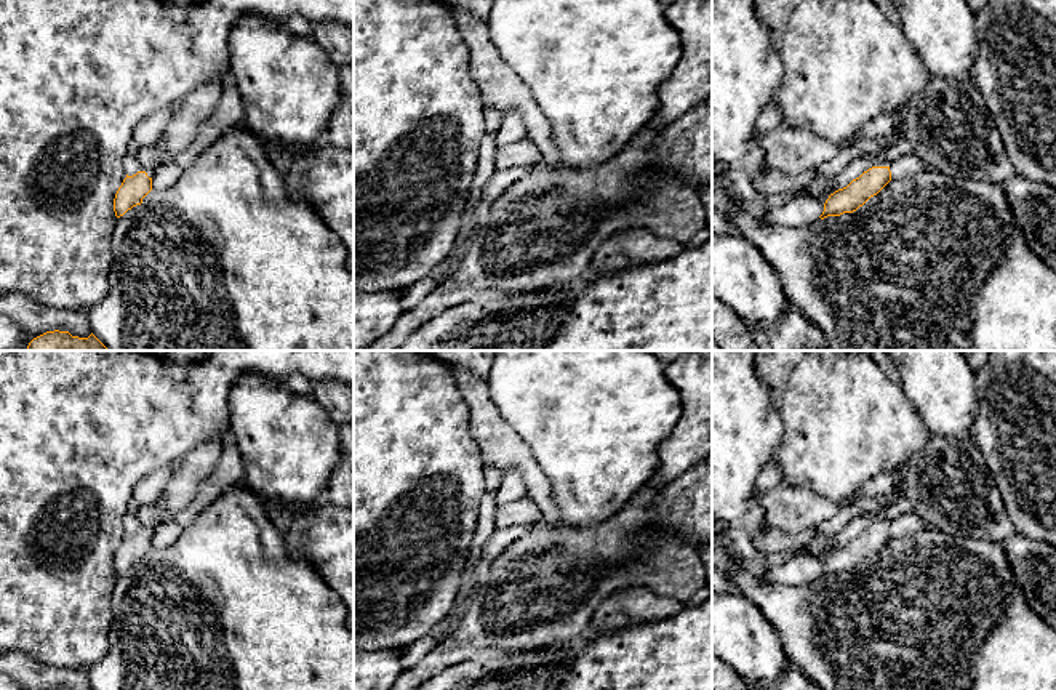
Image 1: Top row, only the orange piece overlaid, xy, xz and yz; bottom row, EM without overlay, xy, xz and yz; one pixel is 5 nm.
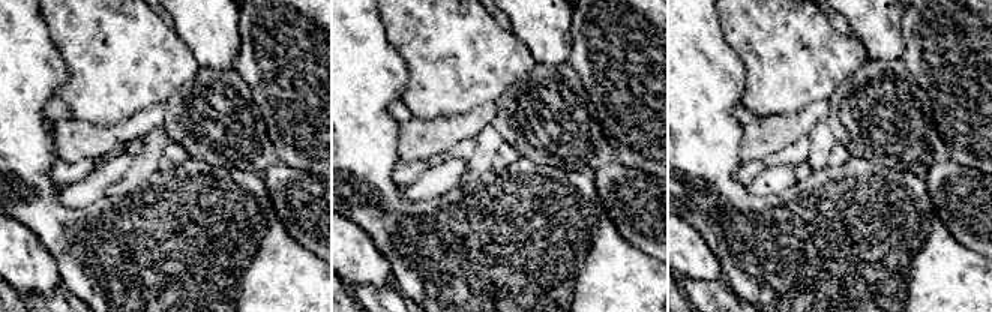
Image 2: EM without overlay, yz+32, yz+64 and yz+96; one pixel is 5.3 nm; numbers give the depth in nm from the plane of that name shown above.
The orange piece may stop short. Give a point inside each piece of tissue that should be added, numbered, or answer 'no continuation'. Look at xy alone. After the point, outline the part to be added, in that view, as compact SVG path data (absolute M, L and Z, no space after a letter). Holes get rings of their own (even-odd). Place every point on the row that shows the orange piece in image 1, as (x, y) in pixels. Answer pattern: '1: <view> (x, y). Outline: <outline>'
1: xy (183, 125). Outline: M216 77L202 83L179 104L176 112L170 114L166 128L155 142L155 146L165 144L158 166L174 162L178 154L194 142L198 128L213 114L227 80L229 77ZM141 166L141 171L152 178L157 168Z

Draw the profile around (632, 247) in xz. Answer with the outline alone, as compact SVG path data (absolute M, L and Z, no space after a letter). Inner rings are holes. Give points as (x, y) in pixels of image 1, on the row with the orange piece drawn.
M627 227L608 237L590 259L587 279L610 275L629 267L666 261L685 245L656 235L646 227Z

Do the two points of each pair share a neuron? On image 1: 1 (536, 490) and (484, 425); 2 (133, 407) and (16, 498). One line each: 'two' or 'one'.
1: one
2: one

